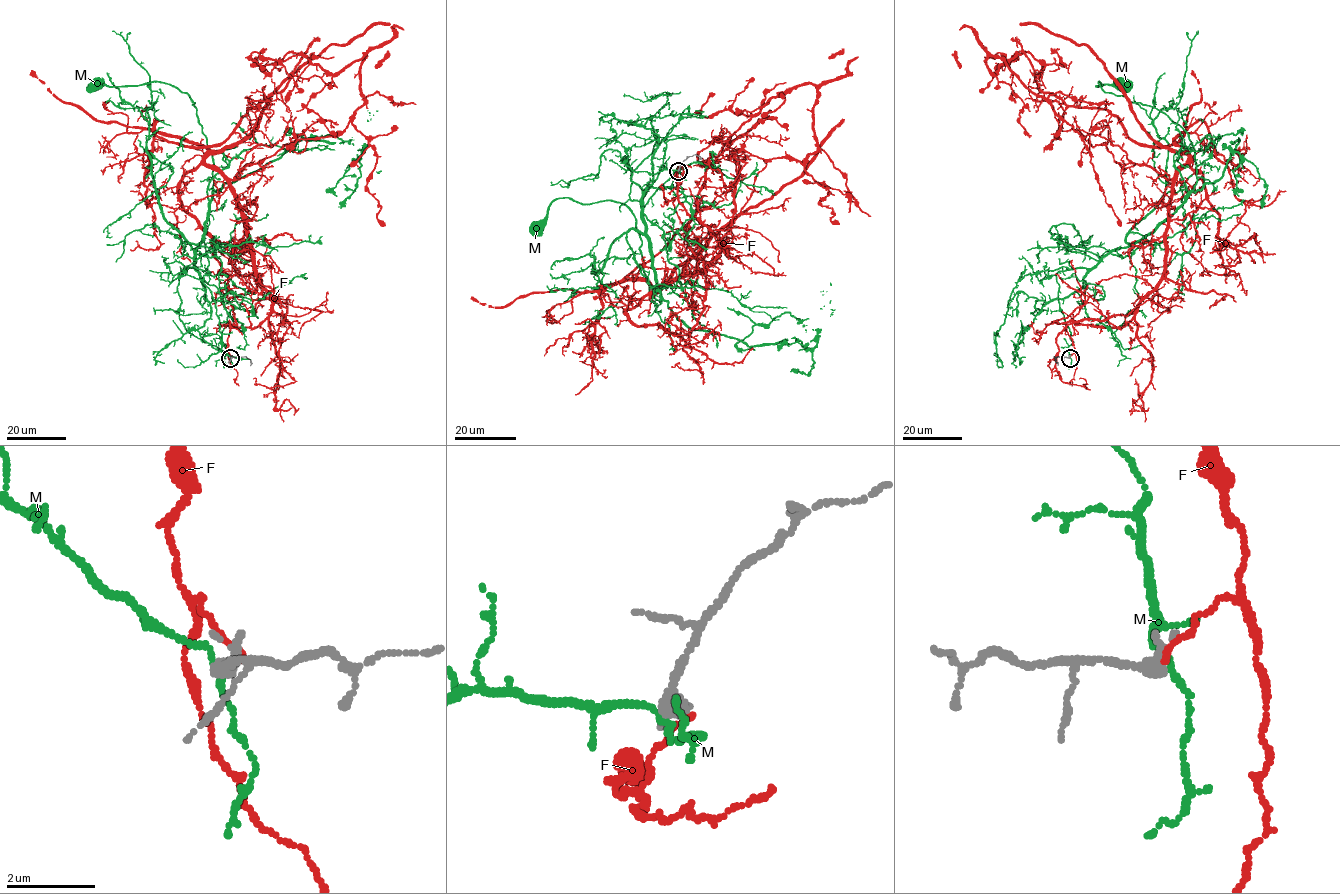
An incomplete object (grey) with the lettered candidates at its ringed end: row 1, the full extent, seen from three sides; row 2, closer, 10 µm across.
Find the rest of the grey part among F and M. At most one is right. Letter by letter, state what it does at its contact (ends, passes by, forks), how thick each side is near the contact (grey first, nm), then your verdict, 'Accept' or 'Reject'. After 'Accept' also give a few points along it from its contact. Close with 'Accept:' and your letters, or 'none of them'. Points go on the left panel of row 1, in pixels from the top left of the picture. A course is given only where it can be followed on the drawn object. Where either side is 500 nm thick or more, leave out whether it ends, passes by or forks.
F: It ends there. Thickness 380 nm (grey) against 140 nm. Reject
M: It passes by. Thickness 260 nm (grey) against 110 nm. Reject
Accept: none of them

